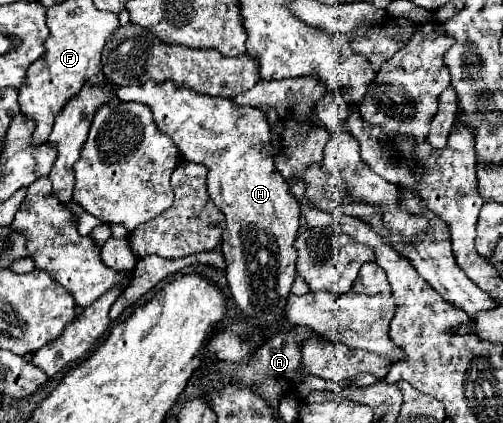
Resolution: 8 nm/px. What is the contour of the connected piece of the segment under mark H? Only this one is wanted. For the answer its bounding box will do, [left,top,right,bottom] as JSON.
[116,80,300,332]

